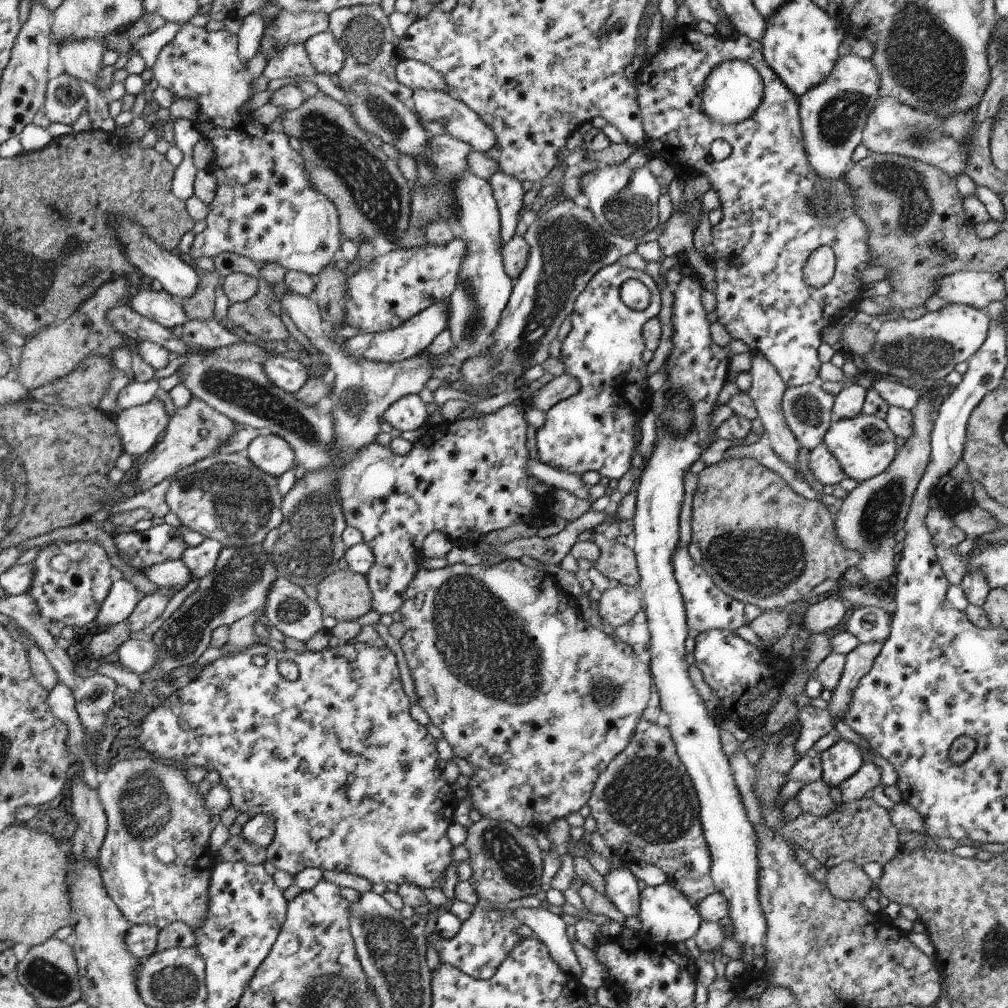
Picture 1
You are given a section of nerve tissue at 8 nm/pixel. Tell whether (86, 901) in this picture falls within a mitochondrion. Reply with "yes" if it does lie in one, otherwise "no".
no

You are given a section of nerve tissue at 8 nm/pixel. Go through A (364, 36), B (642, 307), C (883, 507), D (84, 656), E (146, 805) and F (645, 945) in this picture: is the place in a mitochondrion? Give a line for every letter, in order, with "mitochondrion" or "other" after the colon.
A: mitochondrion
B: other
C: mitochondrion
D: other
E: mitochondrion
F: other

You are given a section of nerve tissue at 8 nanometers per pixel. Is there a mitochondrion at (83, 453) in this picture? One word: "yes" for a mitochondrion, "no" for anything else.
no

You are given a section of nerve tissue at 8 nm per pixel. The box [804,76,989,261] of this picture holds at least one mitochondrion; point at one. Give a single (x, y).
(908, 185)

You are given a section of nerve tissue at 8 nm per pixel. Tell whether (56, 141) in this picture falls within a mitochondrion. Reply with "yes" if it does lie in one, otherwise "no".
no

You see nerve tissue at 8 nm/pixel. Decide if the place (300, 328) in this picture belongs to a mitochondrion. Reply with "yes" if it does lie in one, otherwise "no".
no

